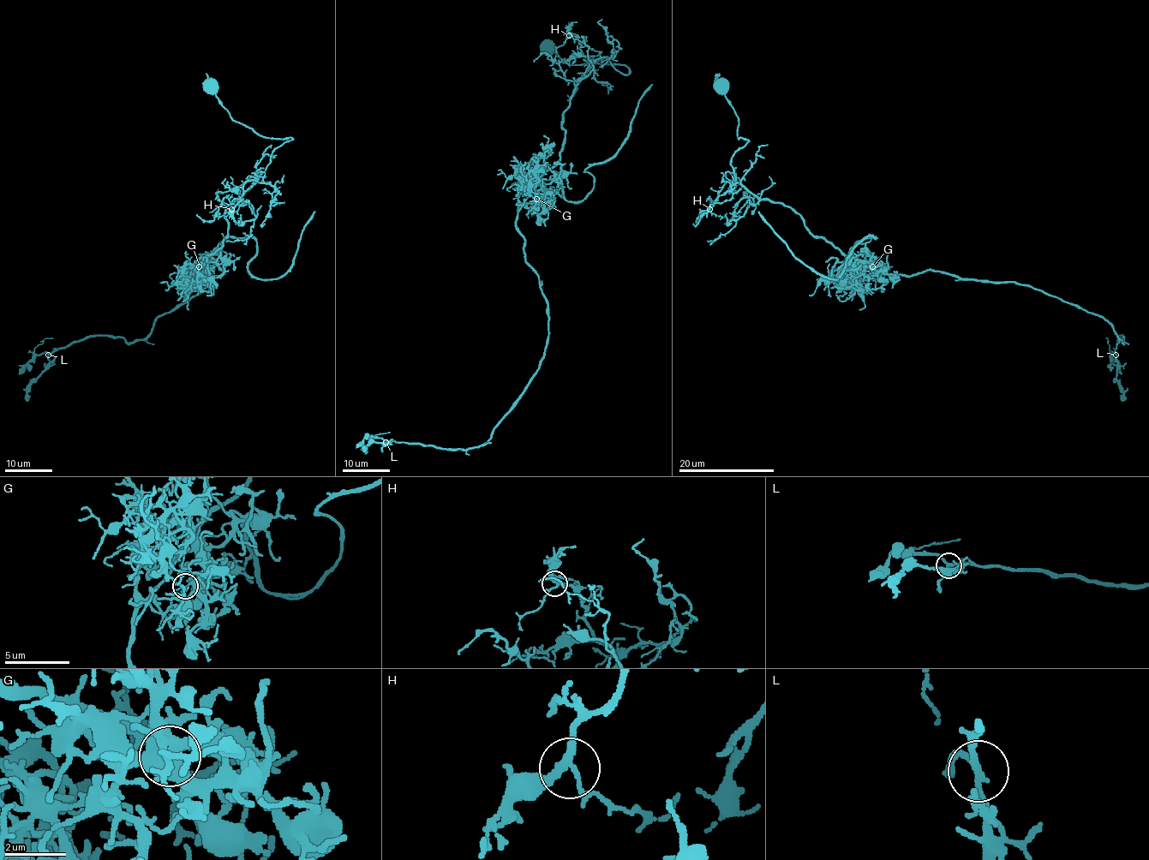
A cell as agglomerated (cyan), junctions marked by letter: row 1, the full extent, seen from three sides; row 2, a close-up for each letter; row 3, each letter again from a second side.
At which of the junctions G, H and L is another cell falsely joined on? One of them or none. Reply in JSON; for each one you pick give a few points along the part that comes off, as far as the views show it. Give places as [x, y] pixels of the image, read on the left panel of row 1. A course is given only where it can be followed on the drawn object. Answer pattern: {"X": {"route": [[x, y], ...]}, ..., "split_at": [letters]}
{"G": {"route": [[200, 266], [224, 238], [252, 236], [257, 254], [248, 271], [276, 279], [291, 266], [302, 229], [315, 212]]}, "split_at": ["G"]}

